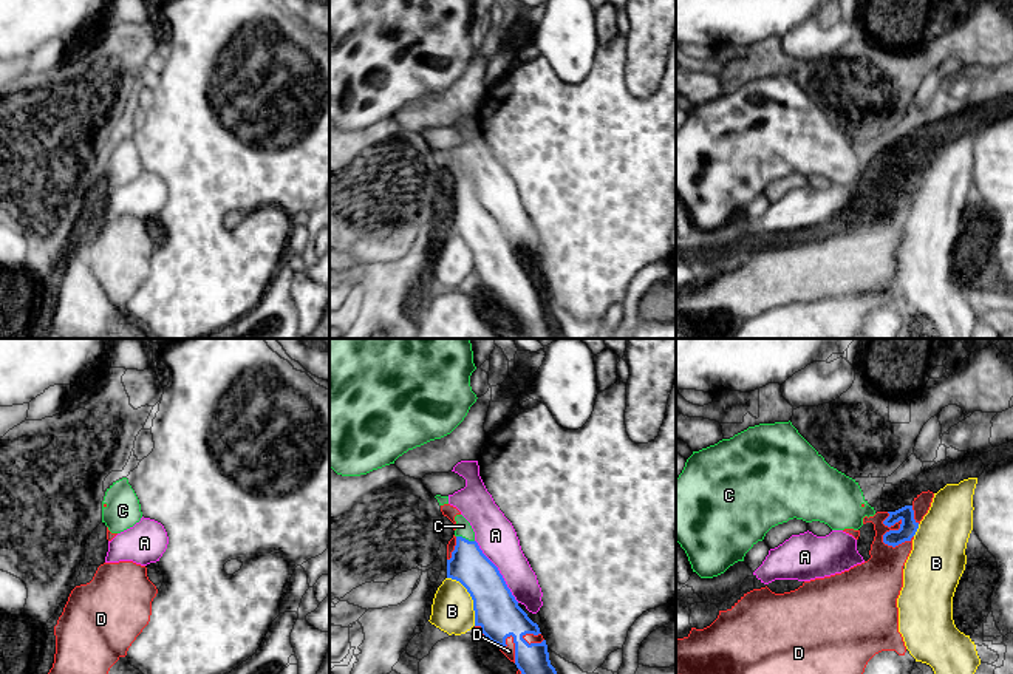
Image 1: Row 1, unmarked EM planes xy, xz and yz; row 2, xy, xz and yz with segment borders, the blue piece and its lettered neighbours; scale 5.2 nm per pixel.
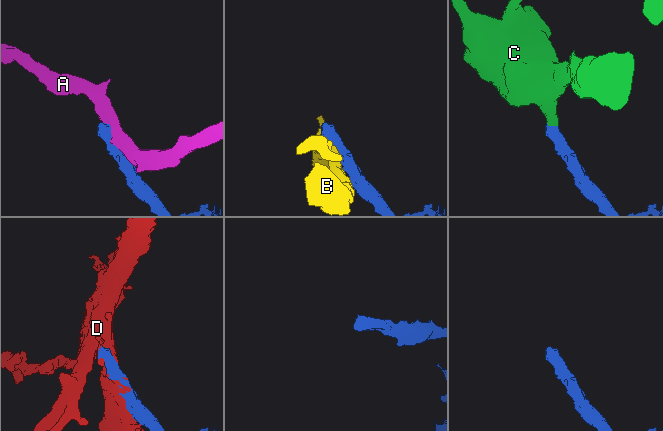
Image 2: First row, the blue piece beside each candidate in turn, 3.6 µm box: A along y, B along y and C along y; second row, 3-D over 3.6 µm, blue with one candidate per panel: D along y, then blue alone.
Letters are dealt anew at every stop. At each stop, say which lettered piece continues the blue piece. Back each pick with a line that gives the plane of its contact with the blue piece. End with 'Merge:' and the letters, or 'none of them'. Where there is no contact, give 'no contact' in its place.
C: meets blue in xz
Merge: C

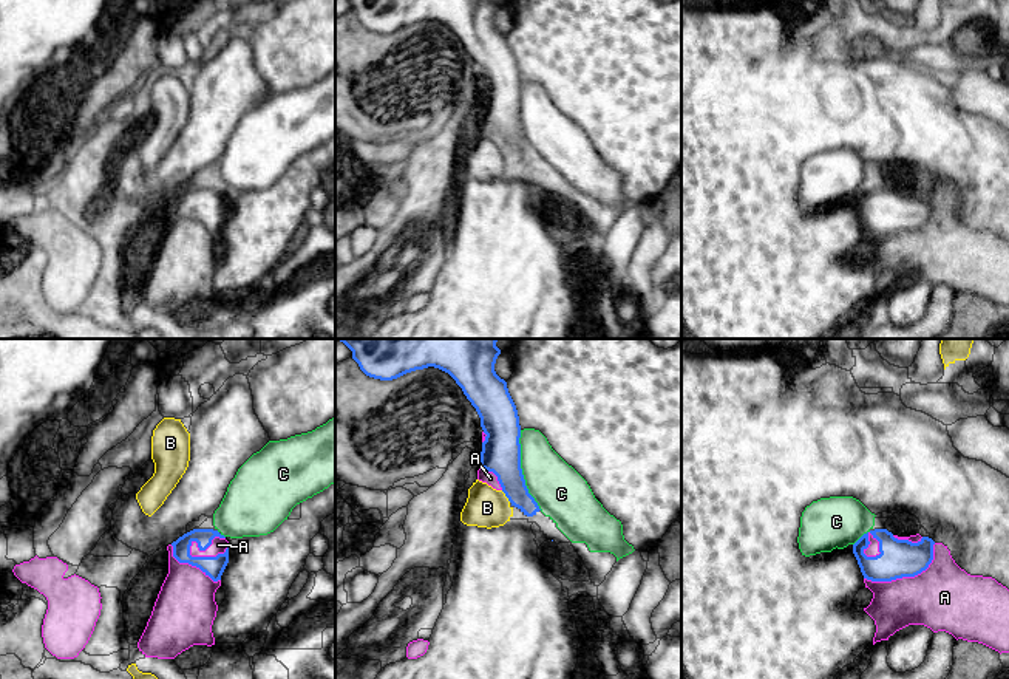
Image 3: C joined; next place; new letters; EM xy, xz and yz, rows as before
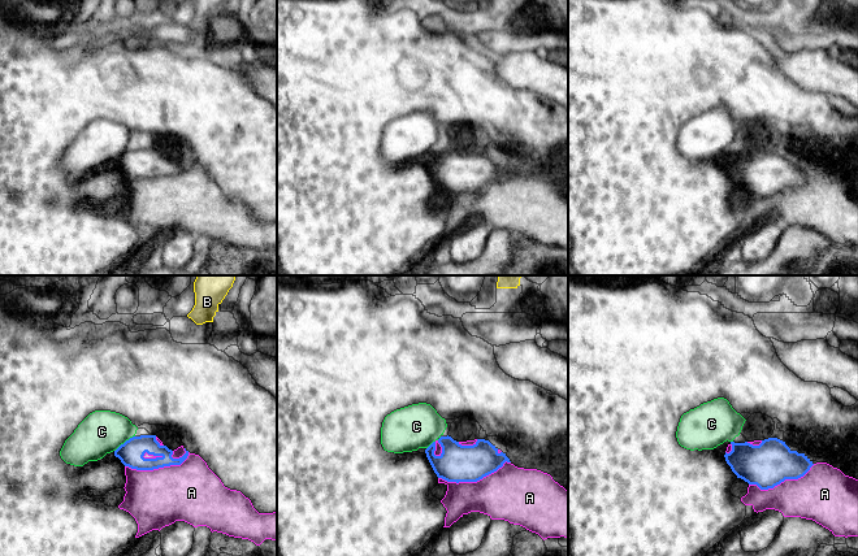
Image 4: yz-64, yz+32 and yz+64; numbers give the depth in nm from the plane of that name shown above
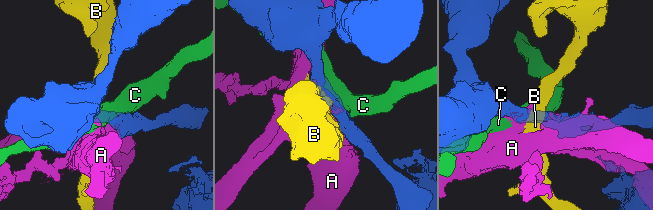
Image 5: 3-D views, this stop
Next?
Merge: none of them

